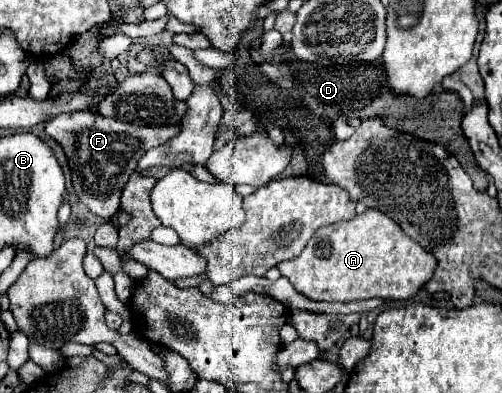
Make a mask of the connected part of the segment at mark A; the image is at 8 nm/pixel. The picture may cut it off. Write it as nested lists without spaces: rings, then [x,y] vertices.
[[[369,209],[351,221],[317,229],[301,255],[277,265],[279,273],[311,301],[353,299],[409,299],[435,271],[435,257],[419,243],[405,237],[401,227],[387,215]]]

